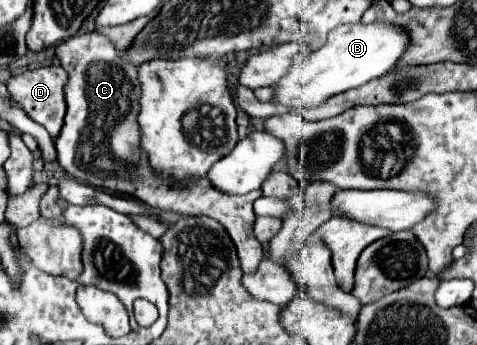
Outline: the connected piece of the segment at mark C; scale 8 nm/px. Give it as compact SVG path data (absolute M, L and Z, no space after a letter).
M97 31L69 37L67 41L57 45L55 55L69 75L69 83L65 87L67 117L55 141L59 167L87 185L127 193L153 209L175 211L181 215L207 215L217 219L227 229L237 247L243 273L255 271L259 261L263 259L263 249L253 235L253 201L261 197L261 191L251 191L247 195L235 197L225 195L213 189L207 177L197 179L185 189L169 187L167 183L163 185L163 181L159 181L159 175L149 169L147 157L137 151L137 99L141 91L141 85L137 81L137 67L125 63L113 43Z

